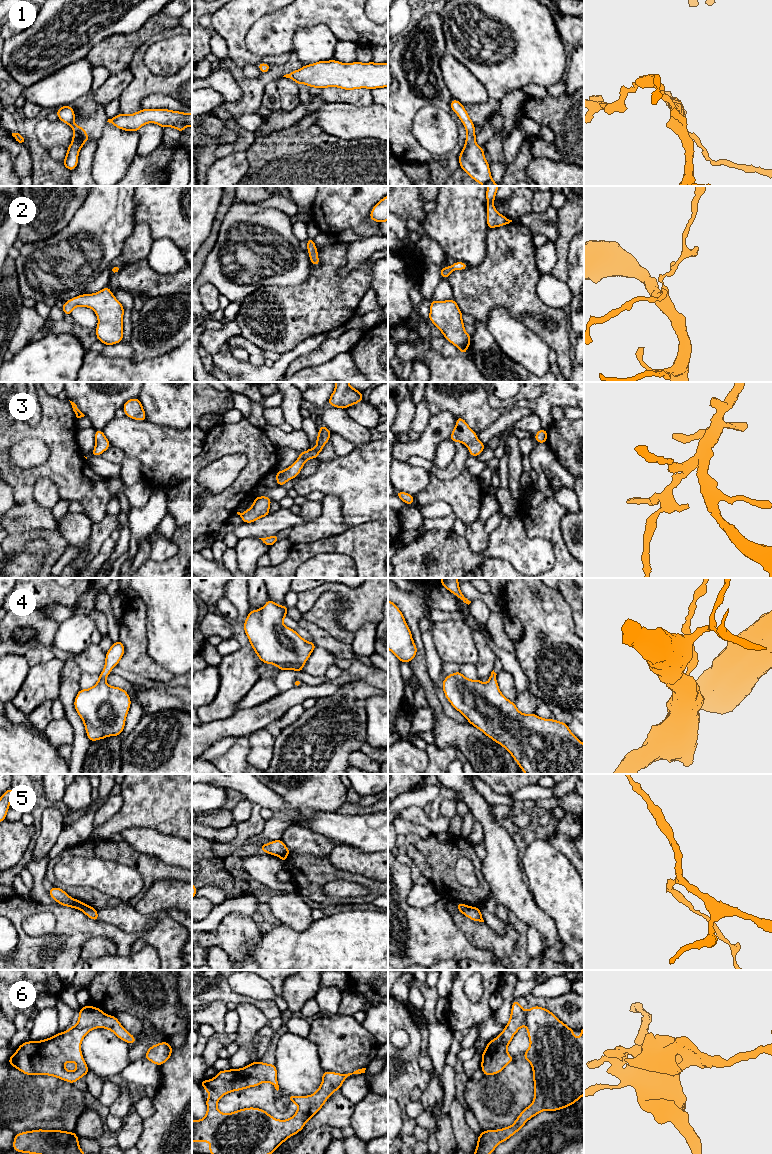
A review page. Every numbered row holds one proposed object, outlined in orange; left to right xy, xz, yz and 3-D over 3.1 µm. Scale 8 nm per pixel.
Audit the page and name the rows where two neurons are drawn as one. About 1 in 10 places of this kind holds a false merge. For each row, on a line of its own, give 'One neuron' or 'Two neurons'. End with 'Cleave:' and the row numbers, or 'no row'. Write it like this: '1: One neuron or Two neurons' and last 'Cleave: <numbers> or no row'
1: One neuron
2: One neuron
3: One neuron
4: One neuron
5: Two neurons
6: One neuron
Cleave: 5

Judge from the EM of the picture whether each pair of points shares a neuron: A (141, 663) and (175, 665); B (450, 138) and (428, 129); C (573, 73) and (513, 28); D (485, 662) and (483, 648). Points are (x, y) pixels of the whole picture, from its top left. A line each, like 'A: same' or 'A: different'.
A: different
B: same
C: different
D: same

